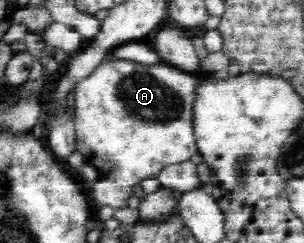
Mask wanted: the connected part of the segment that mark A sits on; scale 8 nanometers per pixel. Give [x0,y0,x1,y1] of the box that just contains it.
[74,56,201,208]

